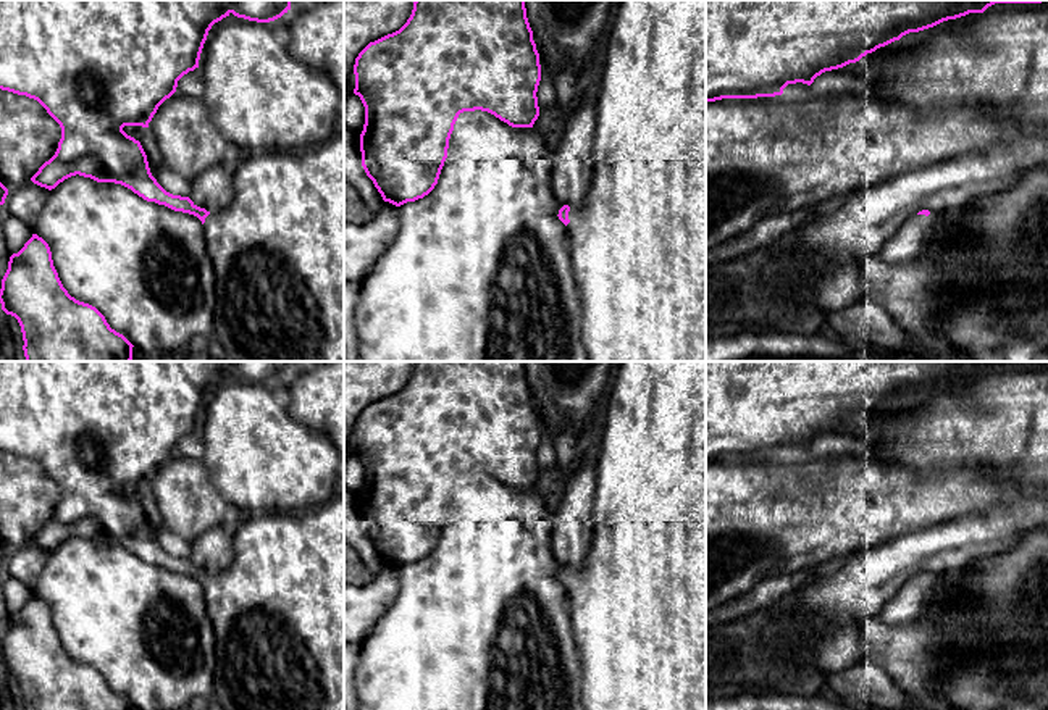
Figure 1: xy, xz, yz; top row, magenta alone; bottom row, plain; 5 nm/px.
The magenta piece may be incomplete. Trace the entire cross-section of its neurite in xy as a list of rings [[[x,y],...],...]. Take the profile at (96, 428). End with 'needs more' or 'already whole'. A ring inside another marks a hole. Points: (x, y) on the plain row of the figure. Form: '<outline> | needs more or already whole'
[[[0,361],[0,450],[37,462],[61,489],[55,516],[31,542],[48,552],[76,536],[121,545],[147,563],[194,576],[203,586],[210,573],[189,558],[166,553],[152,537],[140,503],[123,489],[149,489],[158,468],[176,453],[178,442],[199,429],[203,405],[215,384],[231,374],[270,384],[289,371],[291,361]]] | already whole

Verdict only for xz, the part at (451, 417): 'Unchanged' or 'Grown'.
Unchanged

